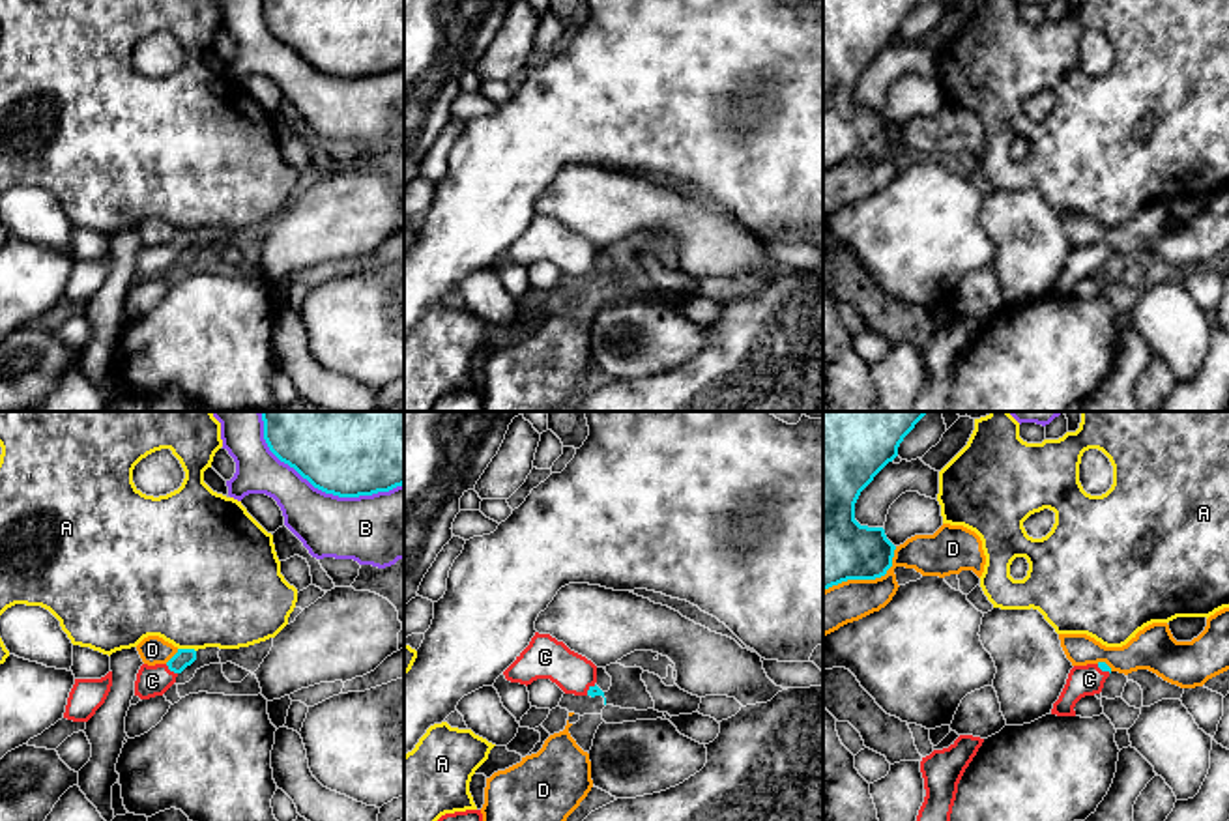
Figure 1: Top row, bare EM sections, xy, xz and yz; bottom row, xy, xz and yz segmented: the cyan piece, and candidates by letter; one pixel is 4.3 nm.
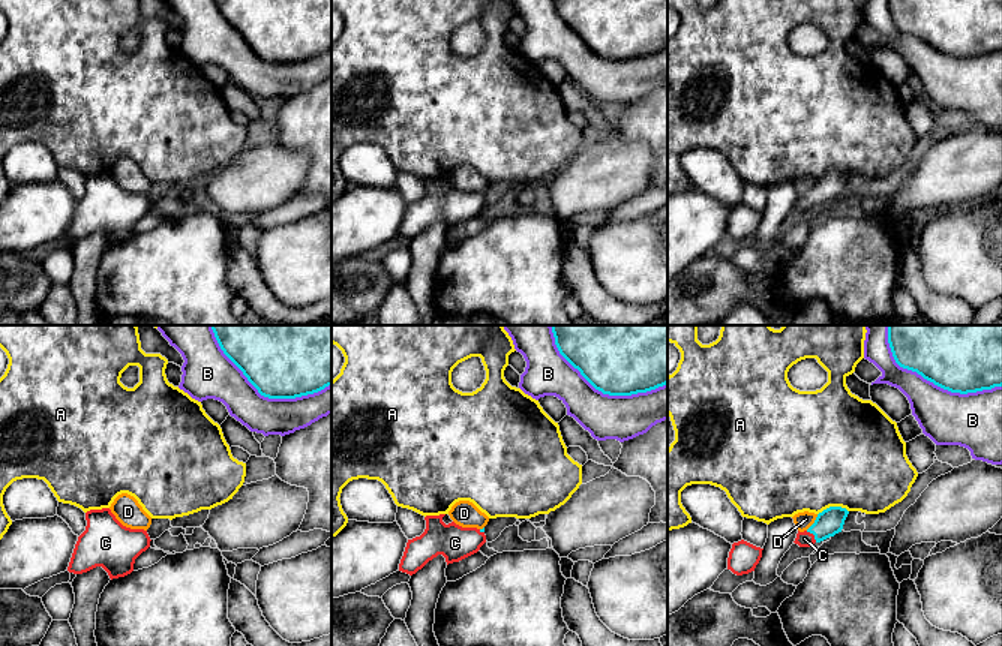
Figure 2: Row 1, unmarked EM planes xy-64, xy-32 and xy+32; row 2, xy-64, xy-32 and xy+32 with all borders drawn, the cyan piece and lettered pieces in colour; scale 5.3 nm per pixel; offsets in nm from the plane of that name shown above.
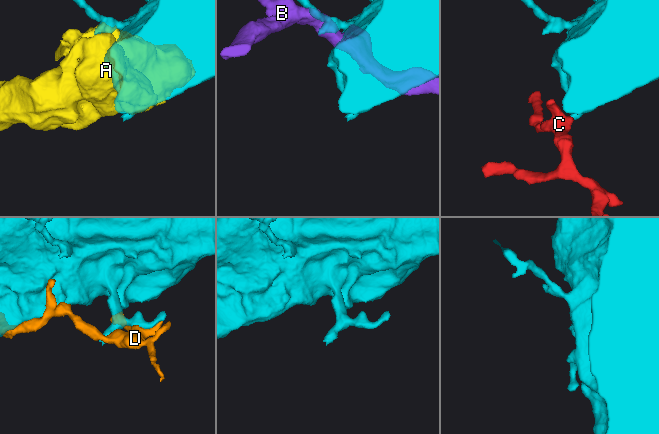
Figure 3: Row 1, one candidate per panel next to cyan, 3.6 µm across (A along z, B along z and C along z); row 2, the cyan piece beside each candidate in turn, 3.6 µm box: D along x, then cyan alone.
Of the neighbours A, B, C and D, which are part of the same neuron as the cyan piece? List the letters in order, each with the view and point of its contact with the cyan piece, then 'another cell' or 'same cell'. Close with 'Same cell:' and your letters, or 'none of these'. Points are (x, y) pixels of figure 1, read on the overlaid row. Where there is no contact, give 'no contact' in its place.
A: contact xy (187, 649); another cell
B: contact xy (318, 489); another cell
C: contact xy (171, 670); same cell
D: contact yz (867, 578); another cell
Same cell: C

